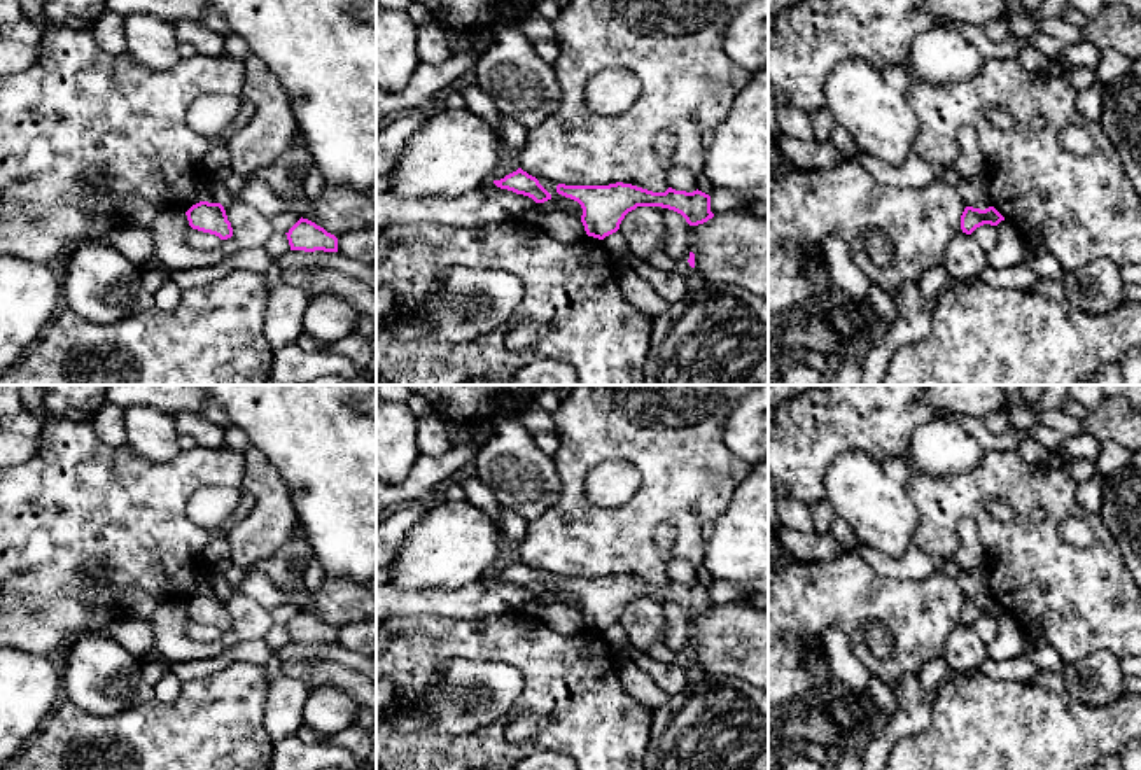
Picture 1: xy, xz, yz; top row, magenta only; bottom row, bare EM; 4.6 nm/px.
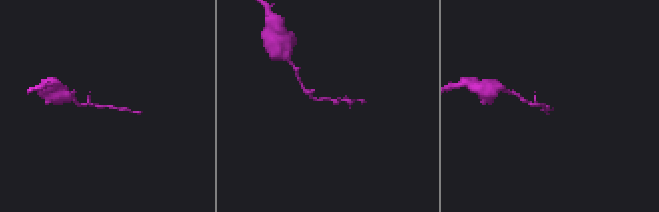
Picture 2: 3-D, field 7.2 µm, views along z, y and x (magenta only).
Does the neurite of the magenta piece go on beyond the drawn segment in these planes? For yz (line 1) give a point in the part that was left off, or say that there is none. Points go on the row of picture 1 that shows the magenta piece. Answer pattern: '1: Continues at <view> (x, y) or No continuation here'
1: No continuation here

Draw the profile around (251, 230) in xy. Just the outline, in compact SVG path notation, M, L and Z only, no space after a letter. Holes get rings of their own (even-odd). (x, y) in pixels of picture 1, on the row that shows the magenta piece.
M233 198L224 210L233 228L231 238L238 248L264 247L270 236L275 233L271 220L236 198Z

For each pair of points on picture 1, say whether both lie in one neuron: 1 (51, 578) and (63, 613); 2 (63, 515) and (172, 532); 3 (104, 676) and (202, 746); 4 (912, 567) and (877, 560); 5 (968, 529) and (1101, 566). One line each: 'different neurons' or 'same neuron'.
1: different neurons
2: same neuron
3: different neurons
4: same neuron
5: different neurons

